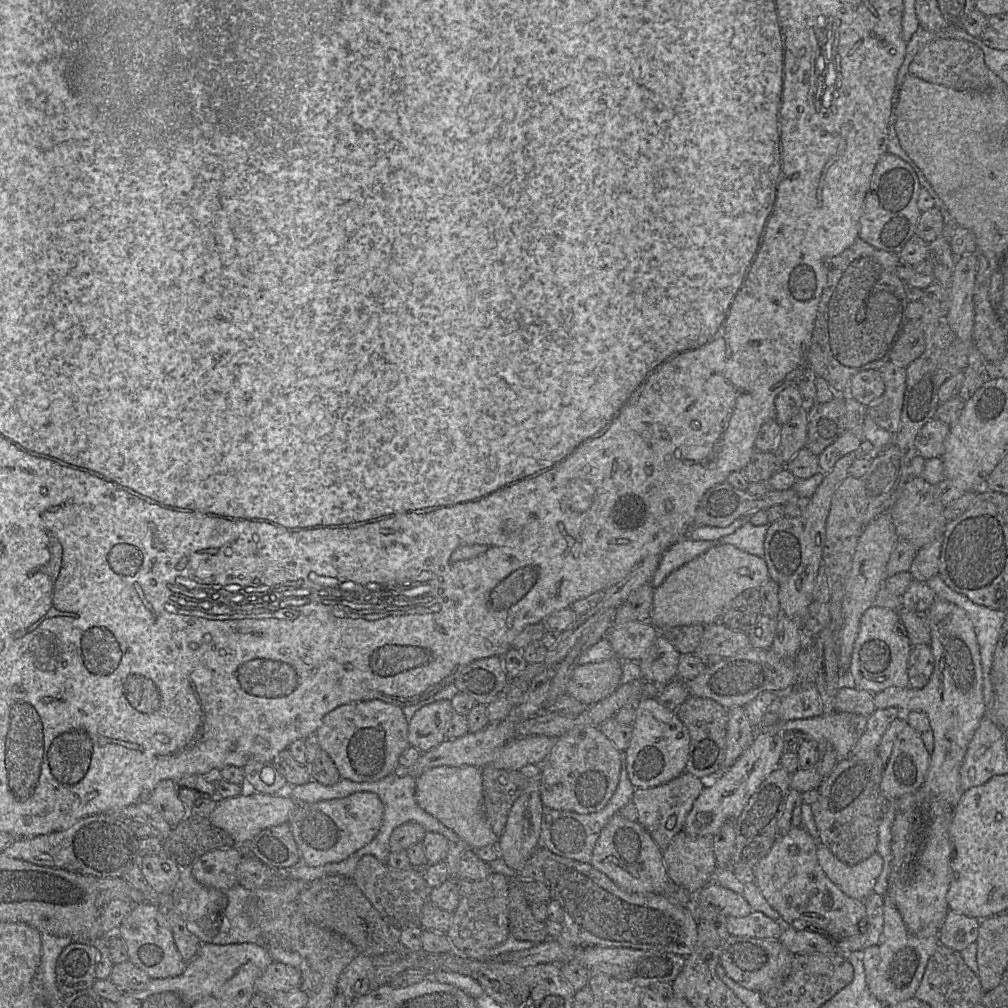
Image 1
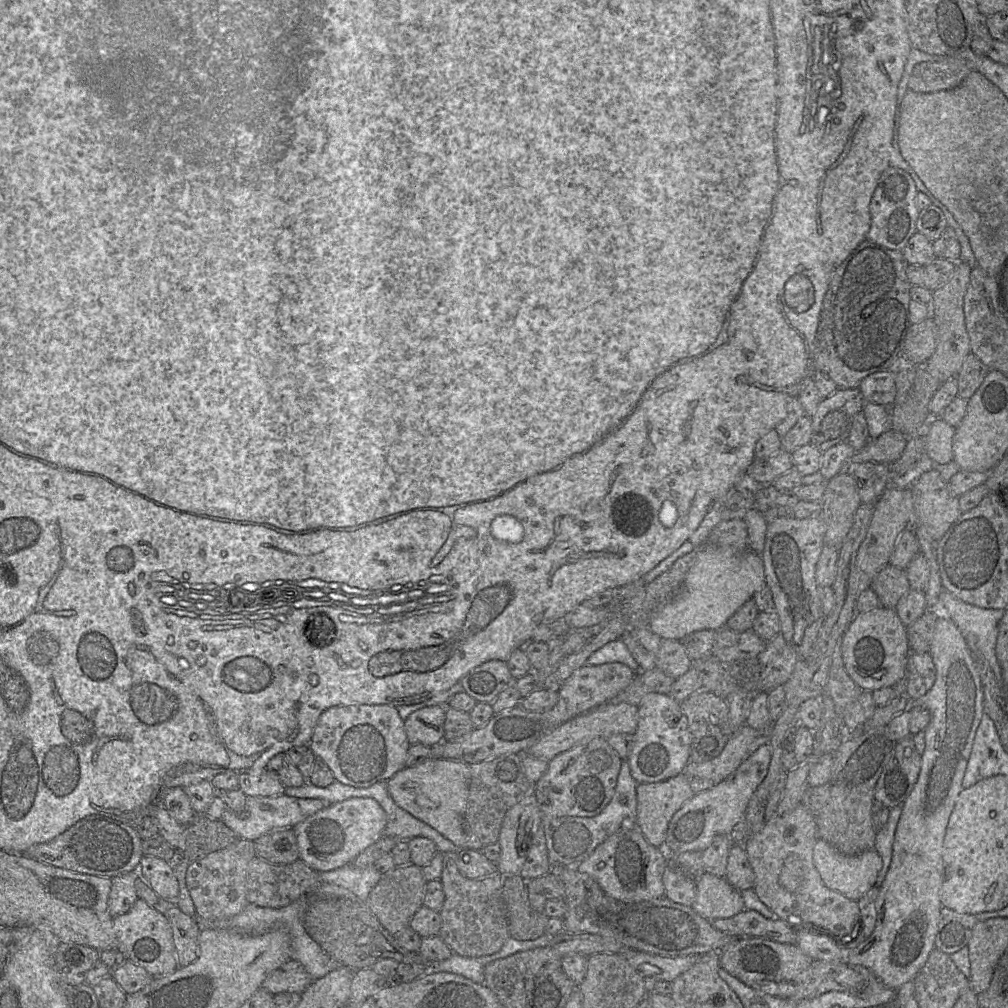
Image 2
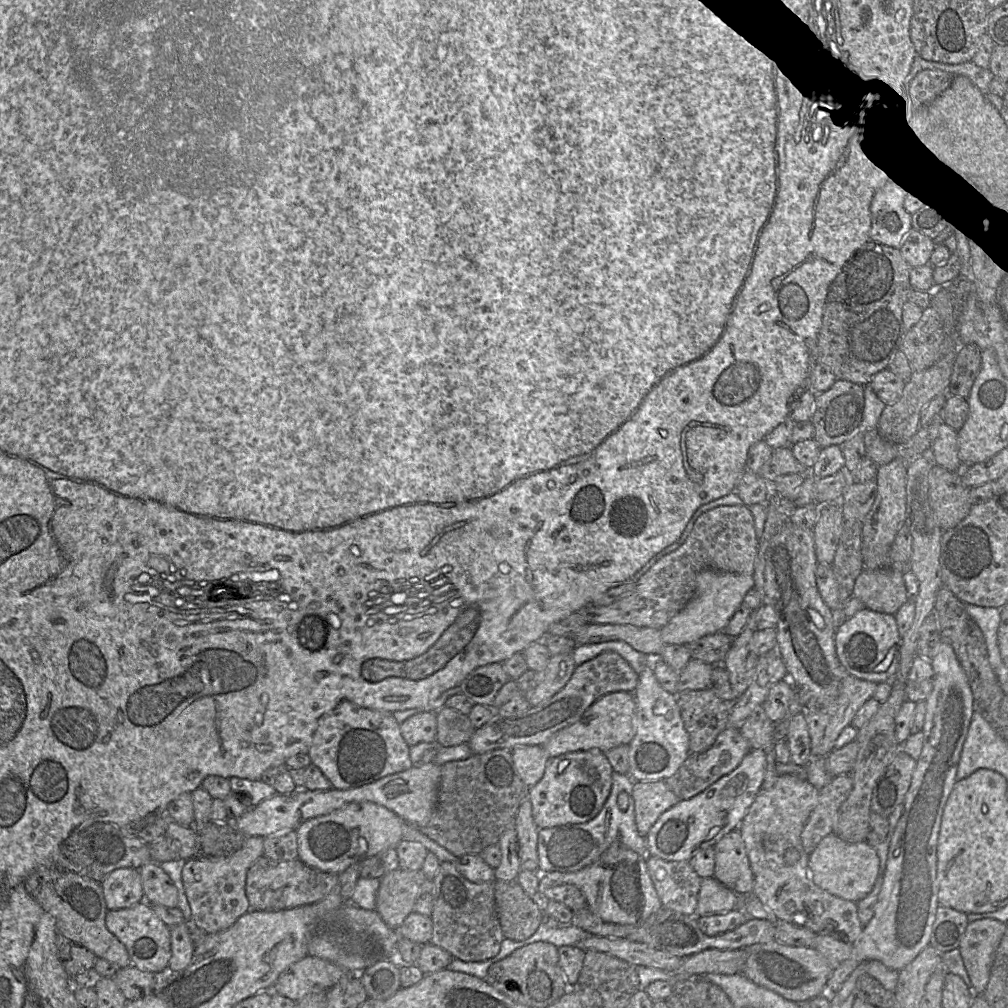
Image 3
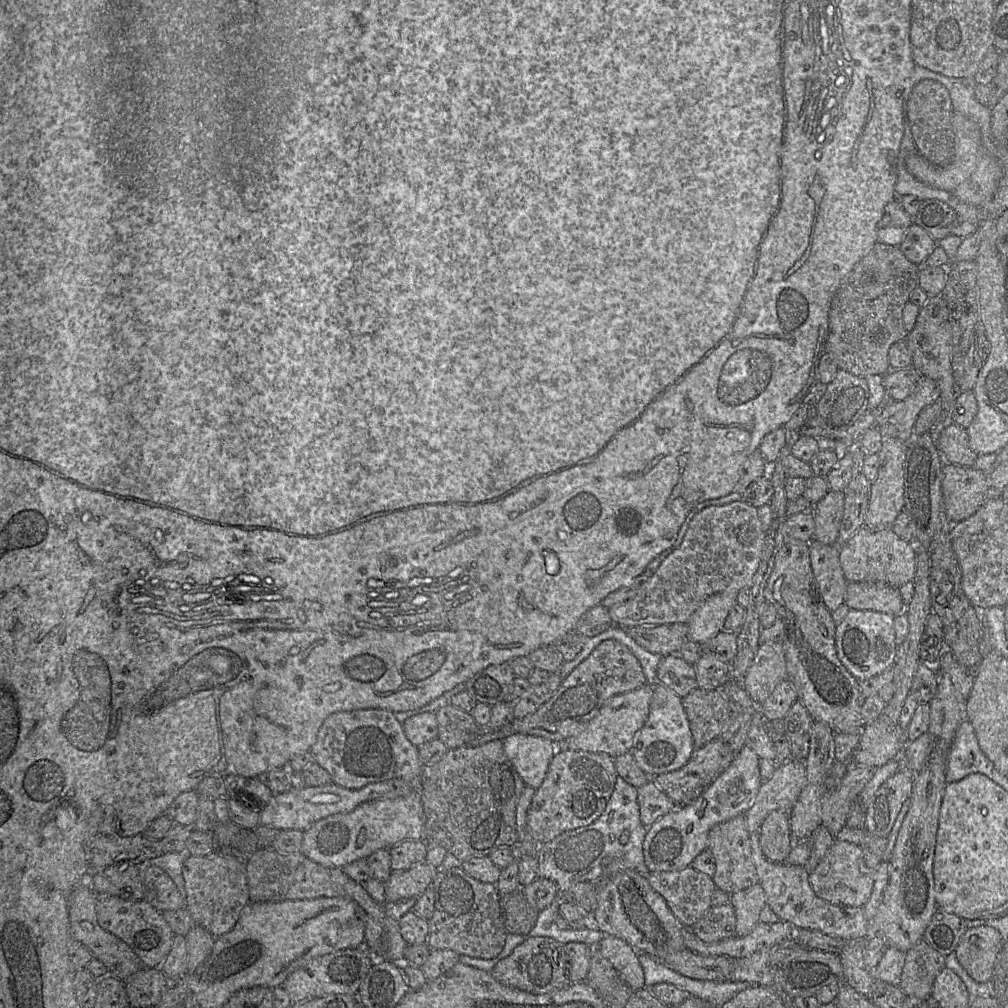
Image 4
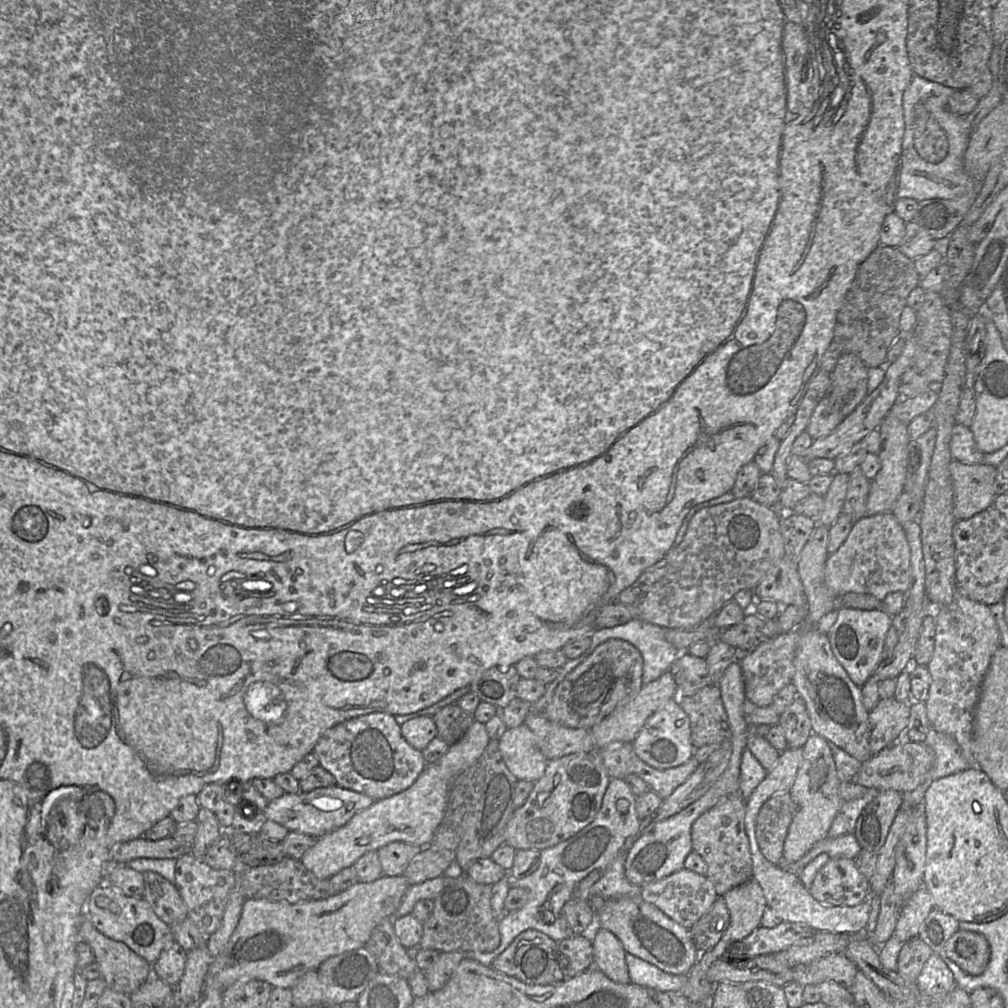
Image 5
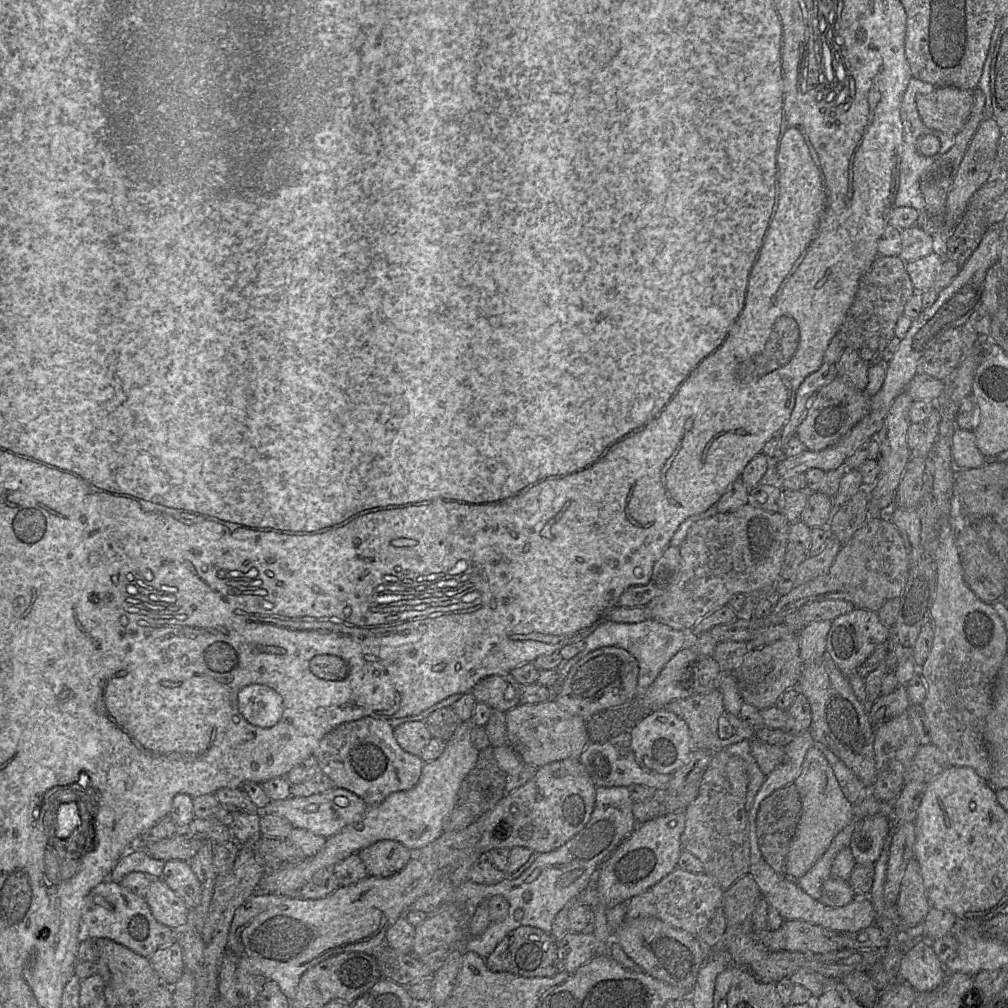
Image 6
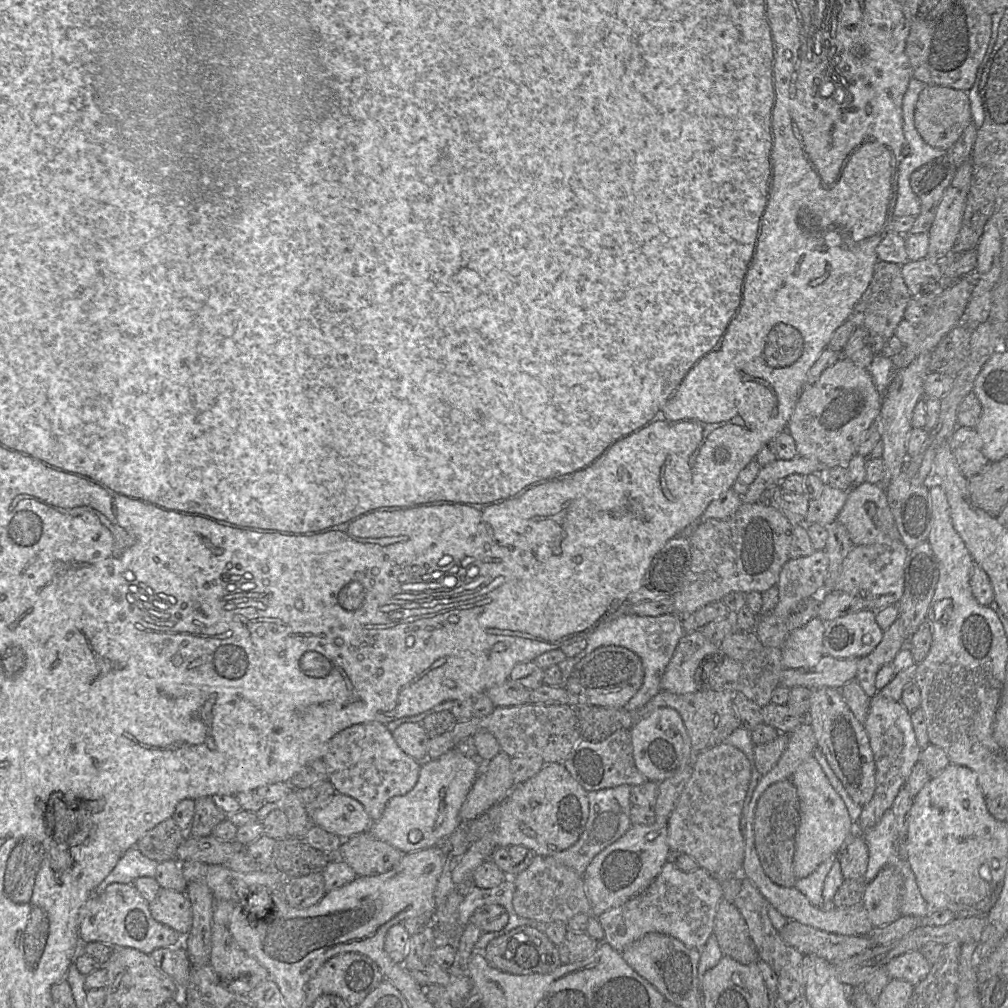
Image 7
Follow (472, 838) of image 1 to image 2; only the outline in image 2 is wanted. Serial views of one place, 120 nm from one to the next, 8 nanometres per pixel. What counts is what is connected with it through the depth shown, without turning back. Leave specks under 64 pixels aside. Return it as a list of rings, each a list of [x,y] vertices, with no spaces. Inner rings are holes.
[[[428,758],[415,766],[404,767],[387,780],[387,789],[394,802],[415,818],[425,822],[459,849],[466,847],[464,814],[467,807],[470,764]]]

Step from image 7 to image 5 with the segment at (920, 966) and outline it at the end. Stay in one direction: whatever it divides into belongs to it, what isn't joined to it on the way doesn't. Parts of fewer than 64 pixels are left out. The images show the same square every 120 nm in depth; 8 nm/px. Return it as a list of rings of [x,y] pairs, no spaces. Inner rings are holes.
[[[933,953],[925,962],[916,986],[924,996],[945,996],[956,987],[956,982],[942,956]]]

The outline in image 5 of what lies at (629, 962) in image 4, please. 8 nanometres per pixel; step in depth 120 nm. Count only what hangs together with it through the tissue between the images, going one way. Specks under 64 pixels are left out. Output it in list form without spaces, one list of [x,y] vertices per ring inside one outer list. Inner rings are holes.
[[[599,928],[592,941],[594,966],[616,983],[630,983],[625,961],[626,951],[621,941],[611,932]]]

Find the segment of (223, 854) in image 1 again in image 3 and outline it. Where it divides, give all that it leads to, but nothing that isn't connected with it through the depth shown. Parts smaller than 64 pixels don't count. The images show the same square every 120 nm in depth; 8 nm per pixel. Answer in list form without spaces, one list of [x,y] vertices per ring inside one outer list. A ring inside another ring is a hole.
[[[249,836],[242,847],[226,857],[194,857],[186,860],[182,882],[191,909],[192,925],[206,934],[229,928],[250,910],[246,877],[252,864],[263,855],[264,837]]]

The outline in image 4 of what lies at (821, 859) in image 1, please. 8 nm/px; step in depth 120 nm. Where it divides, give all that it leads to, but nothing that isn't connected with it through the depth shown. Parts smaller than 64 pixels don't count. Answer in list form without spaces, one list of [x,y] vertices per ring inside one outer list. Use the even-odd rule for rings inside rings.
[[[835,840],[824,858],[809,873],[809,882],[814,893],[831,904],[863,907],[871,896],[874,872],[875,870],[864,868],[862,850],[859,845]]]

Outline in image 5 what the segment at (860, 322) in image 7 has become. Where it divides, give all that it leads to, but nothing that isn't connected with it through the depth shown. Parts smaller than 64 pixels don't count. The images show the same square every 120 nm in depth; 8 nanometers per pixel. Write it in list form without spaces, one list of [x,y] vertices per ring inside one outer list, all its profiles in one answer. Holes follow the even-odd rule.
[[[880,244],[859,265],[853,285],[837,314],[834,341],[841,345],[843,353],[855,354],[869,369],[886,367],[890,347],[898,337],[905,335],[900,329],[902,311],[920,279],[914,260],[897,247]]]

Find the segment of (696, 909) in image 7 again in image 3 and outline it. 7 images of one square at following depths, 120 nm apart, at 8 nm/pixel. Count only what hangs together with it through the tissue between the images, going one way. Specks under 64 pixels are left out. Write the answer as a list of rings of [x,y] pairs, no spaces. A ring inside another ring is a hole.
[[[647,856],[647,868],[662,906],[695,916],[701,878],[686,861],[666,861]]]

